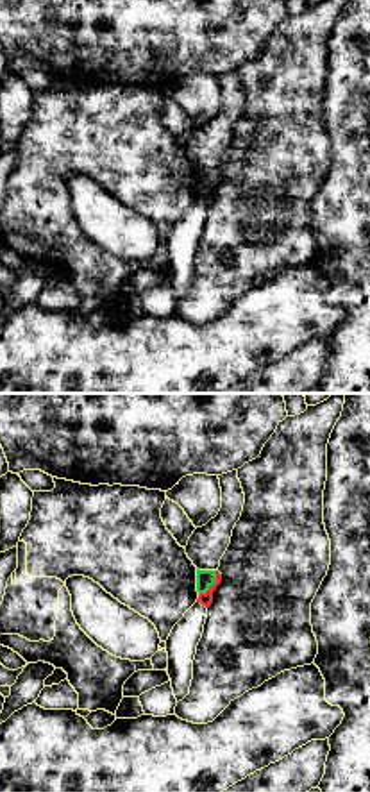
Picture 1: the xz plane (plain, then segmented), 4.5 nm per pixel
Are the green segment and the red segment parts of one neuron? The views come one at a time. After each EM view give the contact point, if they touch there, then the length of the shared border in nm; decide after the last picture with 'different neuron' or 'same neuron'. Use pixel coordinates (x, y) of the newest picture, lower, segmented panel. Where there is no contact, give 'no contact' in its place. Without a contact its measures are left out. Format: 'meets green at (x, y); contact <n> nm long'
meets green at (211, 585); contact 150 nm long

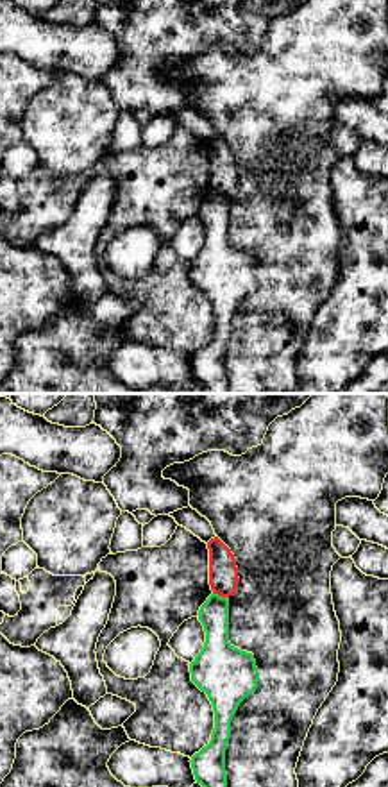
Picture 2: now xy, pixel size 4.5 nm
meets green at (220, 596); contact 70 nm long

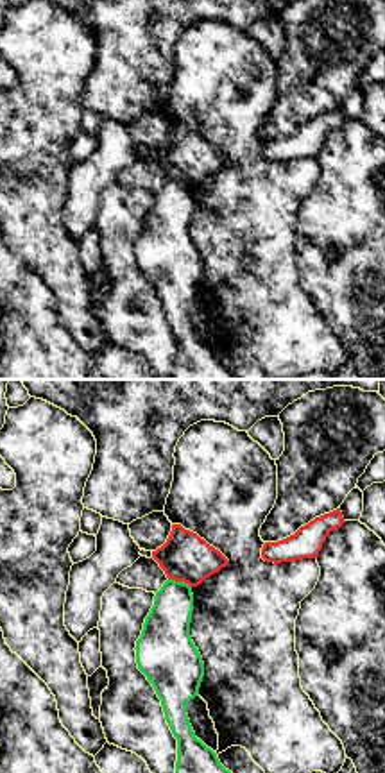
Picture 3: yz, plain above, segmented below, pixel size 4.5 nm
meets green at (179, 582); contact 110 nm long

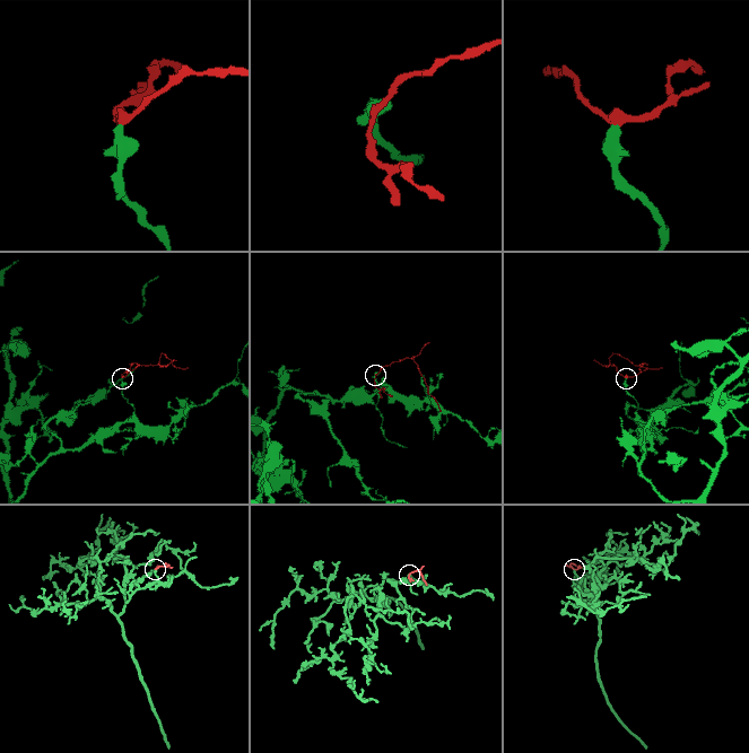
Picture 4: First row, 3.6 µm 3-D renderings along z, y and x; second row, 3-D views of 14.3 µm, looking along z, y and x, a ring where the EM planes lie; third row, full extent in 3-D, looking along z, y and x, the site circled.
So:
different neuron

